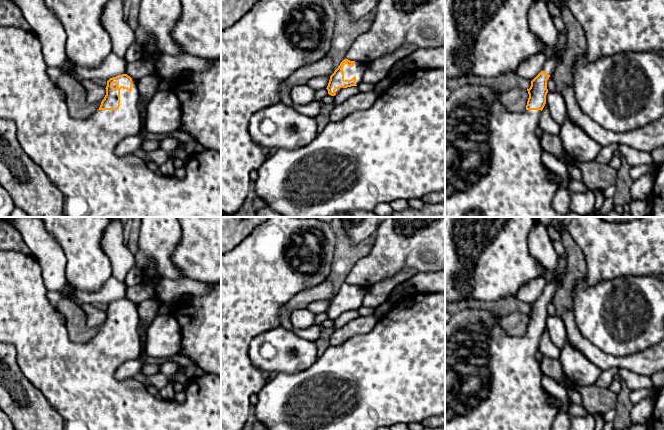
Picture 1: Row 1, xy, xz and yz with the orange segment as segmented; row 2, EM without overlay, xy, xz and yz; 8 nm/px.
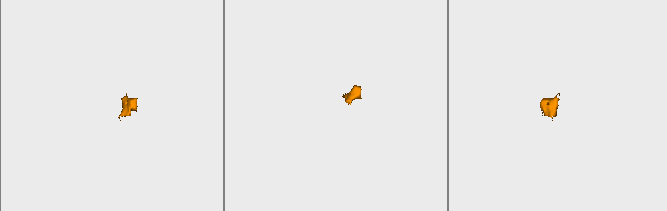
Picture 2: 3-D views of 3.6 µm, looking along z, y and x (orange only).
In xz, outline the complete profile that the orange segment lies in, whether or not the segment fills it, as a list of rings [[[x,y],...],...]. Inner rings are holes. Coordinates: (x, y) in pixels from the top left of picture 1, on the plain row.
[[[344,283],[330,300],[327,310],[328,318],[335,320],[342,313],[357,310],[363,305],[366,289],[361,286]]]

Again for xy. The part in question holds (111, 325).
[[[0,250],[0,343],[15,347],[20,370],[63,418],[63,430],[221,430],[220,376],[205,373],[190,380],[183,403],[157,399],[133,377],[122,381],[115,377],[124,362],[140,359],[142,354],[137,304],[127,298],[110,302],[99,333],[88,342],[75,343],[69,339],[65,317],[49,301],[47,291],[41,267],[31,254]]]

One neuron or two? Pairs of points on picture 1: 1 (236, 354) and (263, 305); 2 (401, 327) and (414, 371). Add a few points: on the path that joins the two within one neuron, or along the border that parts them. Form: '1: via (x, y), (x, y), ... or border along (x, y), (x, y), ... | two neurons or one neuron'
1: via (236, 342), (236, 332), (251, 317) | one neuron
2: via (409, 338), (409, 360) | one neuron

